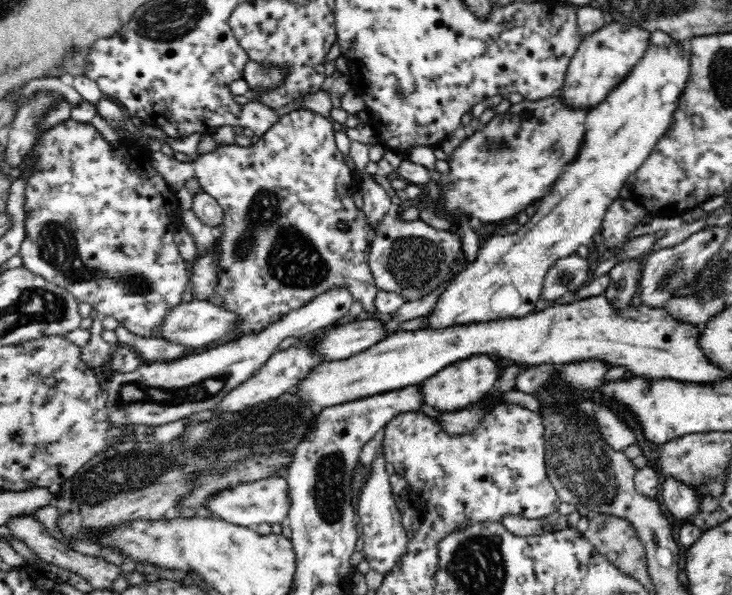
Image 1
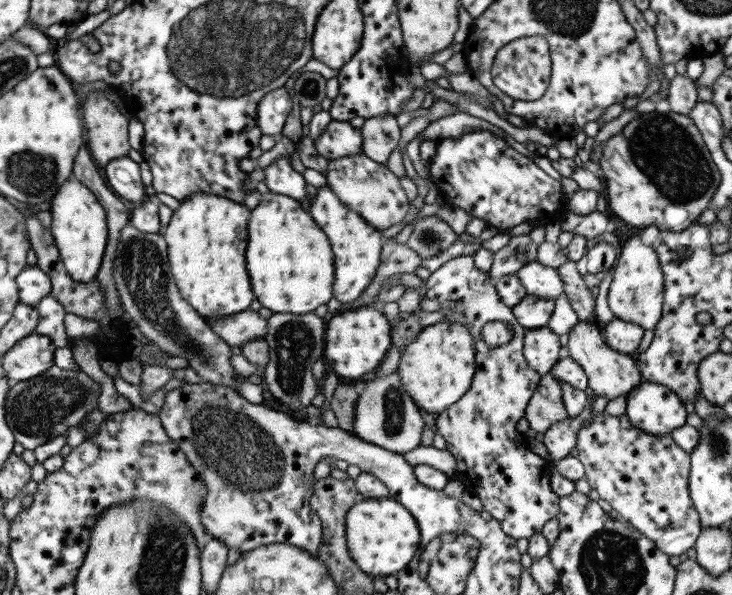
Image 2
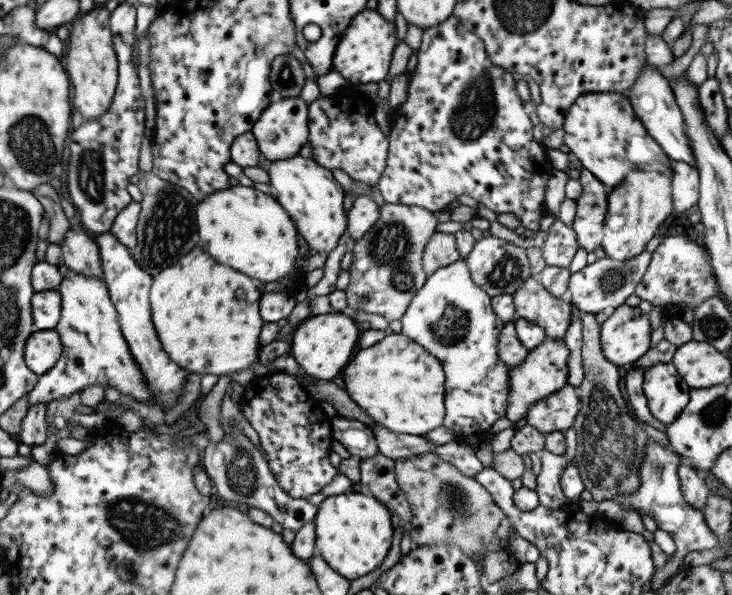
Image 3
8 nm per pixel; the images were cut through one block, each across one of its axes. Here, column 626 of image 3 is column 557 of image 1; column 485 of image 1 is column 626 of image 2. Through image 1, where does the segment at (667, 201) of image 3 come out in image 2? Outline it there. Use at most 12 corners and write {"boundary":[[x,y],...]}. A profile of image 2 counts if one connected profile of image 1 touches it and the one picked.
{"boundary":[[651,246],[617,250],[606,301],[613,317],[657,325],[664,288]]}

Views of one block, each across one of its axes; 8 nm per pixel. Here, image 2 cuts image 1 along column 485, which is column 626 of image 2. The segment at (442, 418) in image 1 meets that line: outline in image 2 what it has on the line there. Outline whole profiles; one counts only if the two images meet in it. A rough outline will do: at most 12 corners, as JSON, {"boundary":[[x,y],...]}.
{"boundary":[[642,381],[626,395],[633,428],[659,436],[685,424],[675,392]]}

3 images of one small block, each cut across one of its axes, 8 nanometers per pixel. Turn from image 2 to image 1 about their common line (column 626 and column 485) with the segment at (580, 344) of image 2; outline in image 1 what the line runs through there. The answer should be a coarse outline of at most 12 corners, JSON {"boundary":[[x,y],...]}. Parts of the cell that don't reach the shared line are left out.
{"boundary":[[484,354],[418,384],[422,404],[462,410],[492,390],[503,362]]}

